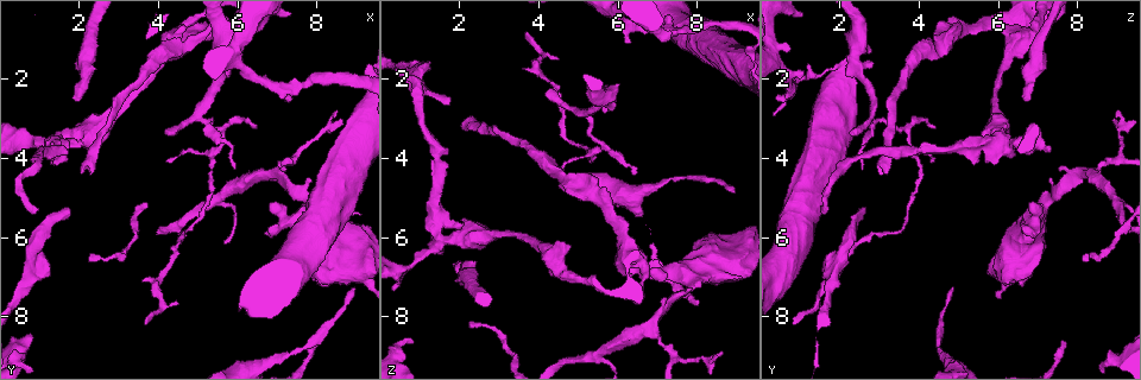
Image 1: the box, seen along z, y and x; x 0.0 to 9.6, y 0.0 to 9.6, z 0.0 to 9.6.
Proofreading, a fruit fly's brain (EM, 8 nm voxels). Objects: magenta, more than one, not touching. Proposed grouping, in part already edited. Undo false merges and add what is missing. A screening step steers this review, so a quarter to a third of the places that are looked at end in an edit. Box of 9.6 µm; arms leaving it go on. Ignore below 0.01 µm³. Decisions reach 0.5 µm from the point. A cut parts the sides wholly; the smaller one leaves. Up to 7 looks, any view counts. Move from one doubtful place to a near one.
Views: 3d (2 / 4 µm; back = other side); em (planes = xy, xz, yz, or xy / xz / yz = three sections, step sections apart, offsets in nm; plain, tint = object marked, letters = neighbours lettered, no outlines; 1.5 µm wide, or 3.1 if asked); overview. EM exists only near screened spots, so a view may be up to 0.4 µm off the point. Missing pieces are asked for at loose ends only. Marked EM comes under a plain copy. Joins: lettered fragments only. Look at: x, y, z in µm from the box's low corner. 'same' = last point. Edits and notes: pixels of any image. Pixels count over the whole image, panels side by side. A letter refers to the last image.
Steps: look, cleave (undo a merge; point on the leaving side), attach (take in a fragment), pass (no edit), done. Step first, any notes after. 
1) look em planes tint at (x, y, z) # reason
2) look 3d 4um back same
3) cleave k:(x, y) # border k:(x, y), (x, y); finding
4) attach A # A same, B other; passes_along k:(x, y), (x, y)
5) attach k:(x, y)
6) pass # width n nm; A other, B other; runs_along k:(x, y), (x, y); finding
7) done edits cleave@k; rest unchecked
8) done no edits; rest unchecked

look em xz step 8 tint at (2.30, 6.55, 8.20) # tapers out

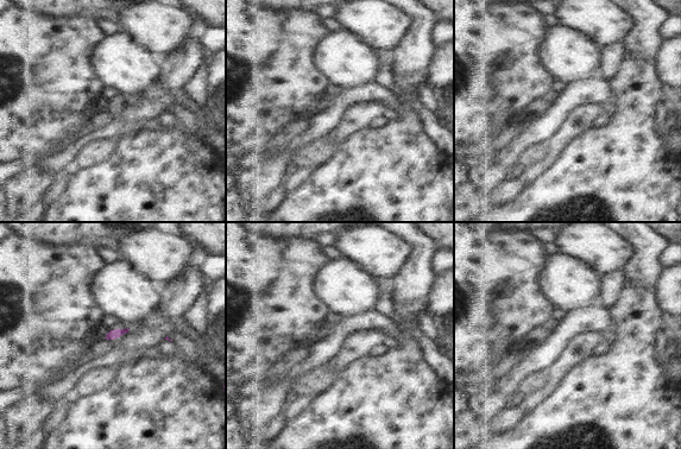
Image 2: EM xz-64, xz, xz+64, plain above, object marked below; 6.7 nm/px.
look em planes letters same

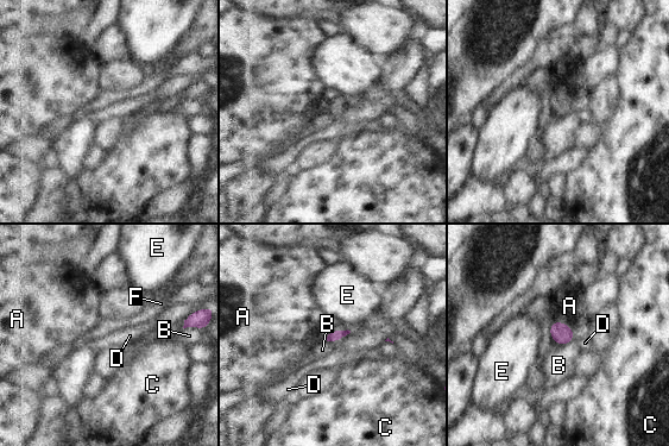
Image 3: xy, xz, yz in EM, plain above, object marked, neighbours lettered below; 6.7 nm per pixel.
pass # longest_contact A 160 nm; A other, B other, C other, D other, E other, F other; border 3:(551, 322), (563, 322), (573, 328); no lettered fragment goes on from it

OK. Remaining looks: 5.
look 3d 2um at (1.45, 3.55, 6.00) # small branch off a trunk

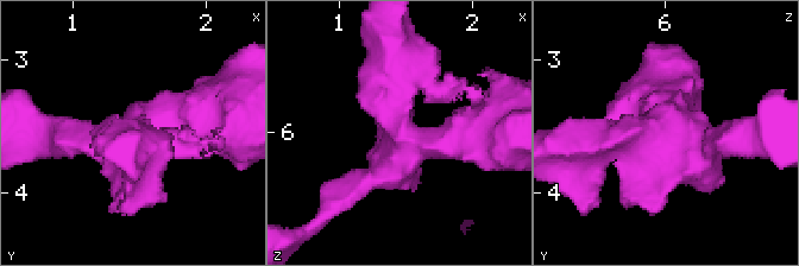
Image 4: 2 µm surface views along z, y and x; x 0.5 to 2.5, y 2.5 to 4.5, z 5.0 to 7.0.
look em xy step 8 tint at (1.44, 3.58, 6.02) # now the EM

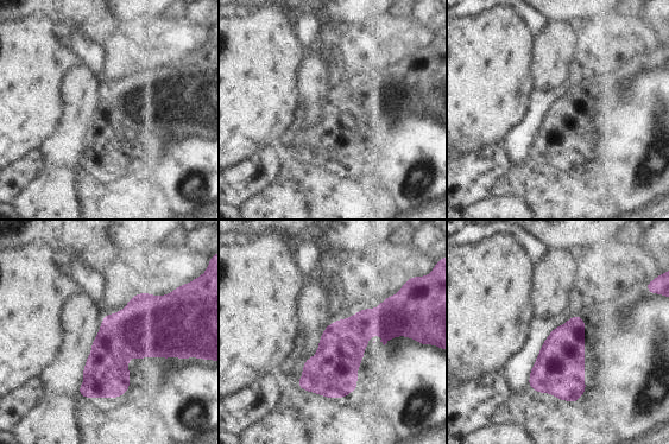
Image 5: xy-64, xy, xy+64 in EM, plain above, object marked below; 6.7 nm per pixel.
look em planes letters same # cut it another way

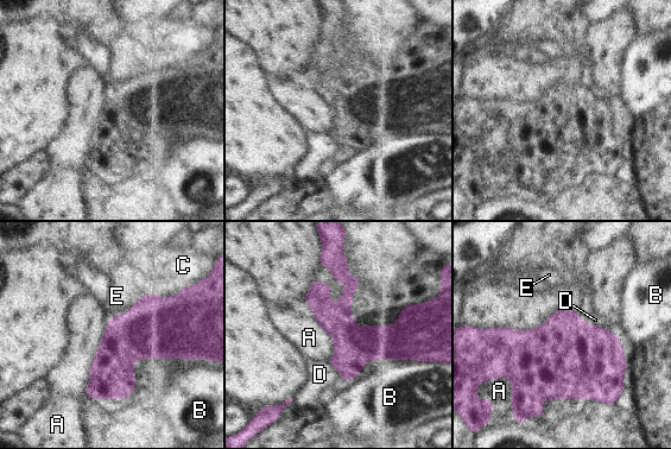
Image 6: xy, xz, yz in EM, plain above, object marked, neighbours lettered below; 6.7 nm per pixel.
pass # A other, B other, C other, D other, E other; border 6:(109, 317), (82, 392); one cell here

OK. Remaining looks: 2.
look em planes tint at (6.45, 3.20, 4.40) # tapers out

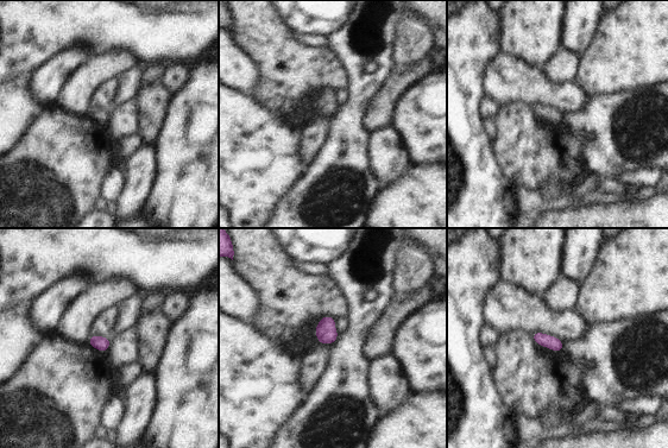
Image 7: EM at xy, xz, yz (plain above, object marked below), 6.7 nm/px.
look em planes letters same

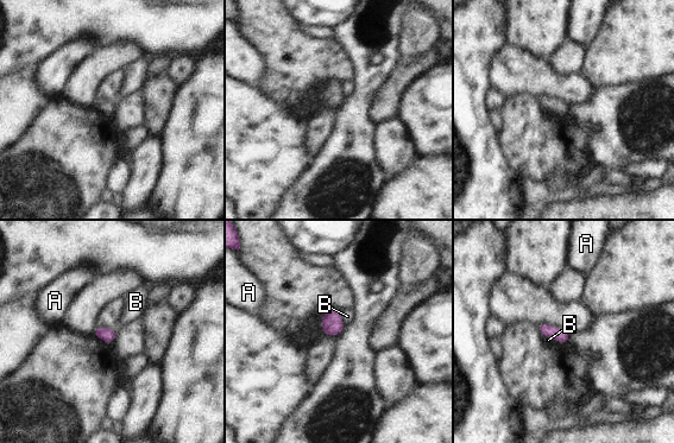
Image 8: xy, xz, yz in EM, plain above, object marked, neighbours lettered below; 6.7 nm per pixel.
pass # A other, B other; none of them fits

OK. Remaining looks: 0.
done no edits; rest unchecked

